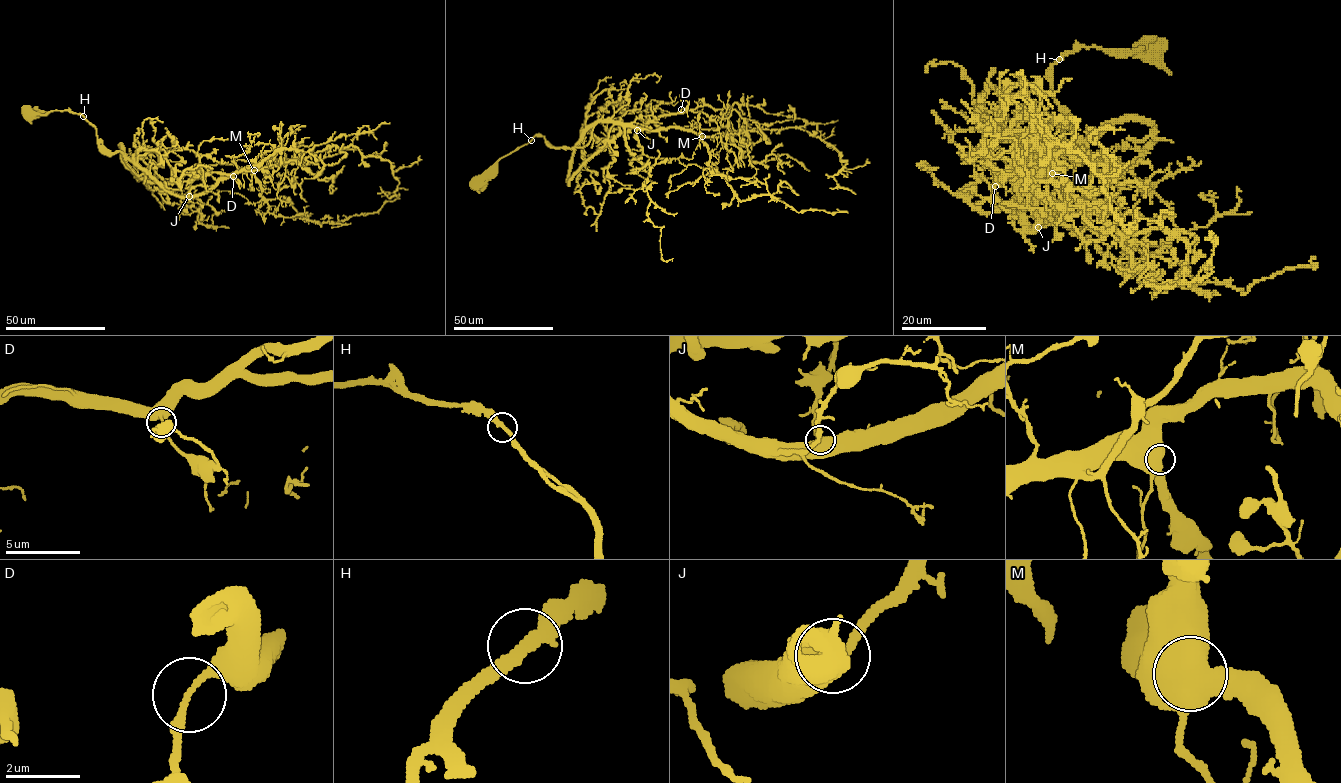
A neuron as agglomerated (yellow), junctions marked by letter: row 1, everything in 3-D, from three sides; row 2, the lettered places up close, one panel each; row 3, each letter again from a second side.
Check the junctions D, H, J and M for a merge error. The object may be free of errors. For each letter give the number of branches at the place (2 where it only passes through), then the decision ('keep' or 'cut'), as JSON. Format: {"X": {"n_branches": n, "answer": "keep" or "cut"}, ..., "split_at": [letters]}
{"D": {"n_branches": 2, "answer": "keep"}, "H": {"n_branches": 2, "answer": "keep"}, "J": {"n_branches": 2, "answer": "keep"}, "M": {"n_branches": 2, "answer": "keep"}, "split_at": []}

